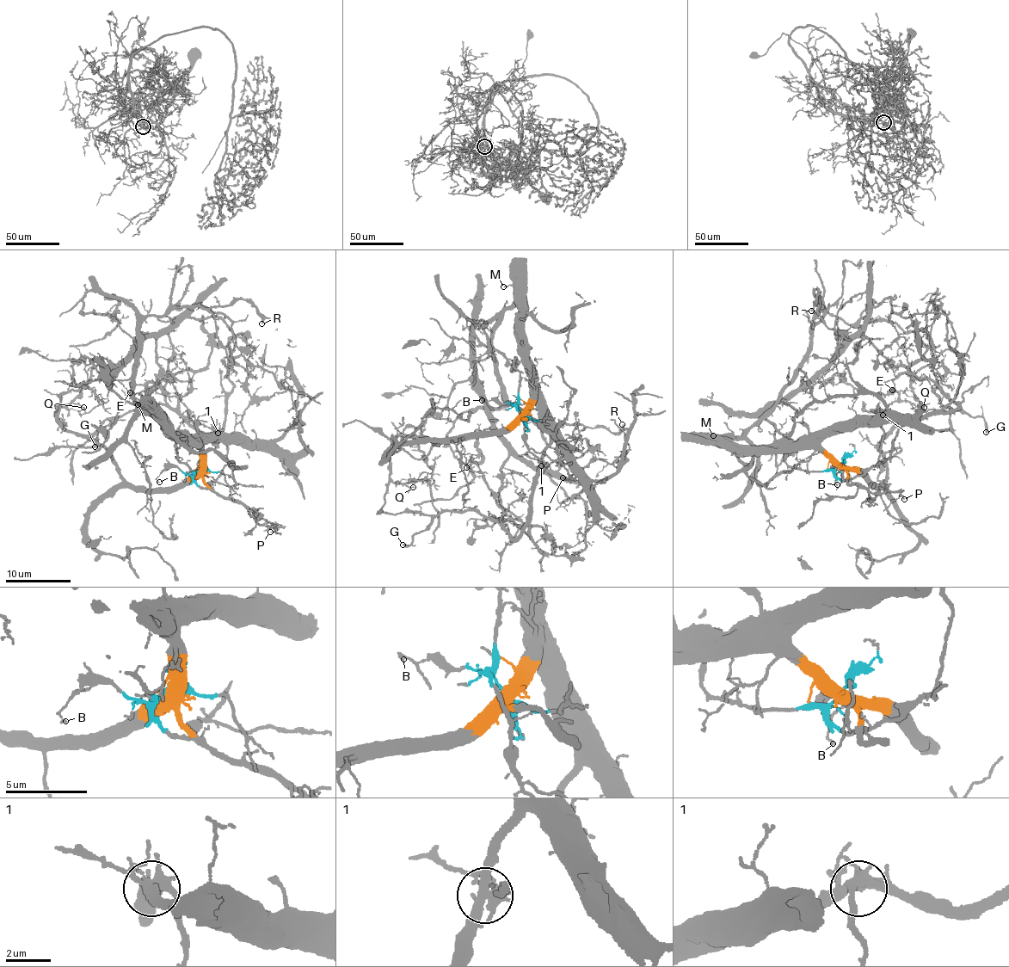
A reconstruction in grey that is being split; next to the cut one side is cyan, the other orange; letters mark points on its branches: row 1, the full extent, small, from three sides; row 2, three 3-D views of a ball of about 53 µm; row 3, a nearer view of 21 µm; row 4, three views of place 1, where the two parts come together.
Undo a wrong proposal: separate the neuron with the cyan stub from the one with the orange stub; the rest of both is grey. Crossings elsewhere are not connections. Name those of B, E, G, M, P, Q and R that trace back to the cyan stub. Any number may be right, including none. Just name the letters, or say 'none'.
B

